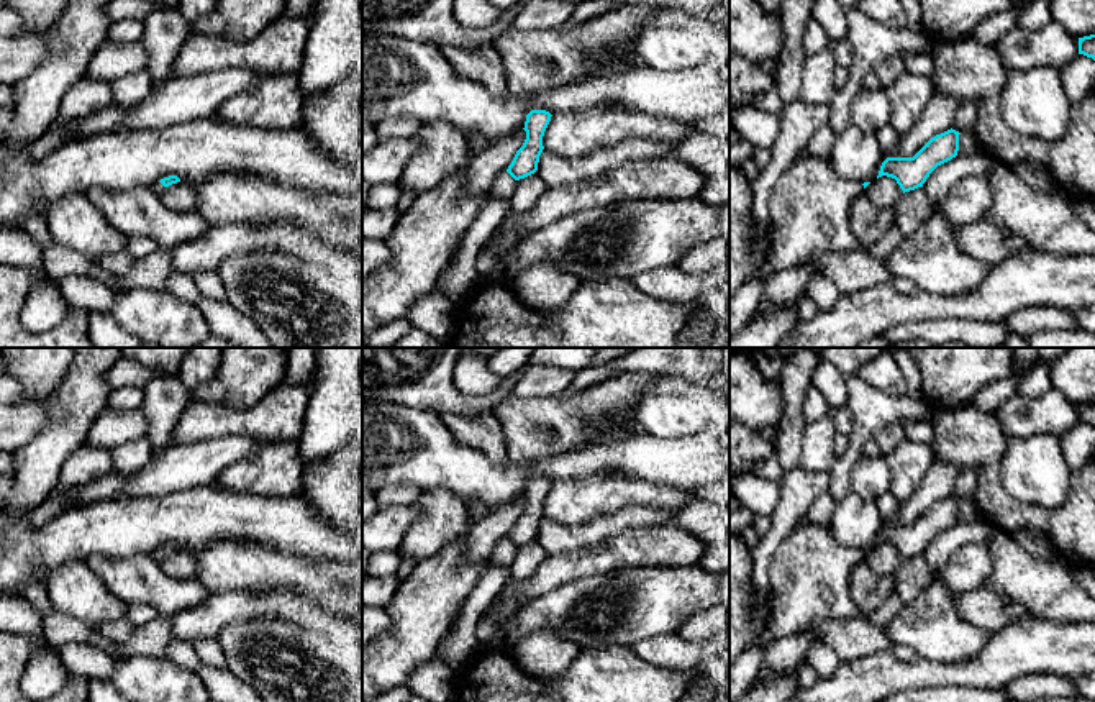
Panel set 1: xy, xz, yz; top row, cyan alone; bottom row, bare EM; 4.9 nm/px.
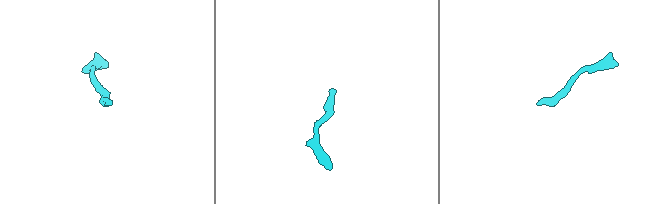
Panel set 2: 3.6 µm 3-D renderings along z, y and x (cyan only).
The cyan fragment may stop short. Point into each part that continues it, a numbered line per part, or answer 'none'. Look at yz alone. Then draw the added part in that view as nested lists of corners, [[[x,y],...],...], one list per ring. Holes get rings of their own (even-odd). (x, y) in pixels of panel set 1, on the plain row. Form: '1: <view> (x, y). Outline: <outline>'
1: yz (810, 571). Outline: [[[795,525],[770,563],[770,617],[759,640],[729,663],[729,702],[759,677],[762,656],[780,638],[815,620],[864,617],[849,594],[849,574],[864,553],[838,541],[829,526]]]

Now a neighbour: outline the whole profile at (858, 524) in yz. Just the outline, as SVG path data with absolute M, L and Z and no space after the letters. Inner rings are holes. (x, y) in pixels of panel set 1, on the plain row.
M849 489L836 502L829 528L839 543L864 551L877 546L887 525L890 518L880 515L874 500L862 500Z

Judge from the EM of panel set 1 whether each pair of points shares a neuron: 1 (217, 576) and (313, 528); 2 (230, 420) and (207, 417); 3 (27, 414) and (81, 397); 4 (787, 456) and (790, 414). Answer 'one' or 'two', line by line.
1: two
2: one
3: two
4: one

